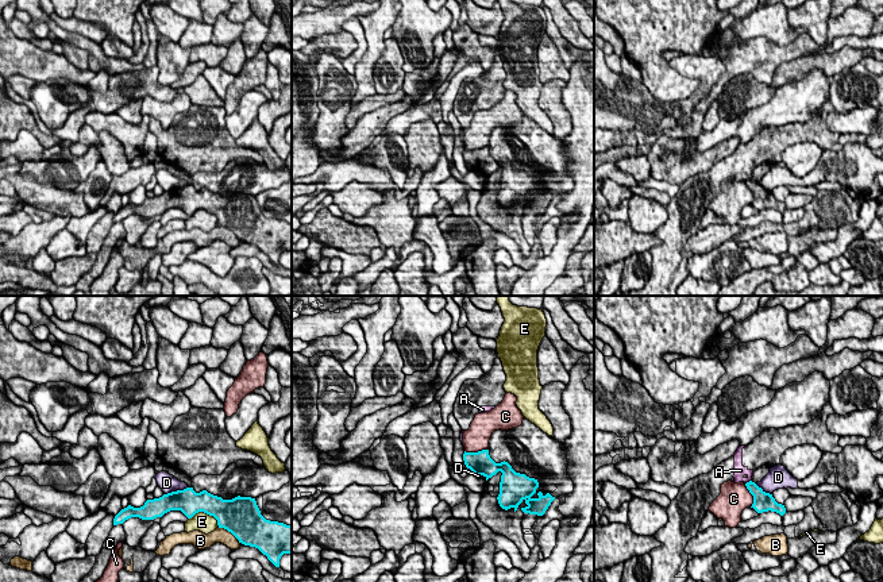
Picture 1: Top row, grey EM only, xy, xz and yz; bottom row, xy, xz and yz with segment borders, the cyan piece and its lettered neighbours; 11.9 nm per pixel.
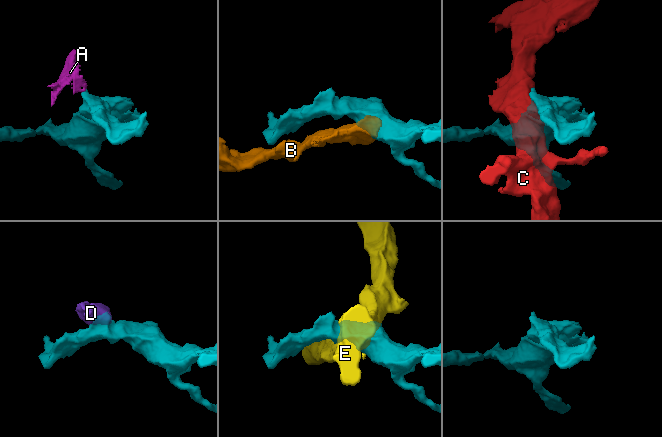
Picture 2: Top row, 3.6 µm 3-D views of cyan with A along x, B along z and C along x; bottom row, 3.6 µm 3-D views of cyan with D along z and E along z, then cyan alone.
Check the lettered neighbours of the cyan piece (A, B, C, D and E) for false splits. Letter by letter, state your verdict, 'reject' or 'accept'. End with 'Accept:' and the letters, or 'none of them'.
A: reject
B: reject
C: reject
D: reject
E: reject
Accept: none of them

